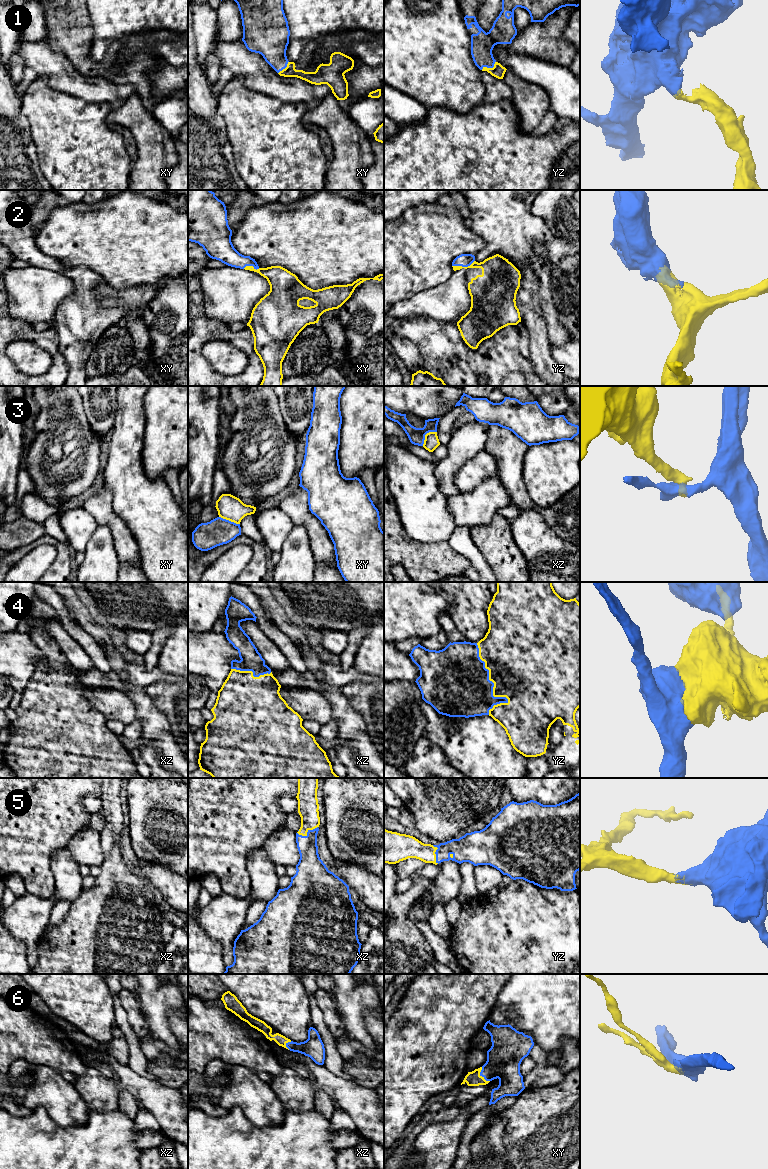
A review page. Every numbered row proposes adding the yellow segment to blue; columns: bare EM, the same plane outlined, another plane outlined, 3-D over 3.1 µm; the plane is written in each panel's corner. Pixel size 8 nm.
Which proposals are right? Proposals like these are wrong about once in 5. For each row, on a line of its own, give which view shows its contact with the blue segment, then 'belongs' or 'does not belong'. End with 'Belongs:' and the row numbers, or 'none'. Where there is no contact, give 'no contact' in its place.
1: contact in yz; belongs
2: contact in yz; belongs
3: contact in xz; does not belong
4: contact in yz; belongs
5: contact in xz; belongs
6: contact in xy; does not belong
Belongs: 1, 2, 4, 5

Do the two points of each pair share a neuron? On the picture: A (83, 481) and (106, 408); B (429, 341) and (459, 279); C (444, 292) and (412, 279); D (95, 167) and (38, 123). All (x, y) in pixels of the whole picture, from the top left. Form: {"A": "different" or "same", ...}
{"A": "different", "B": "different", "C": "different", "D": "same"}

